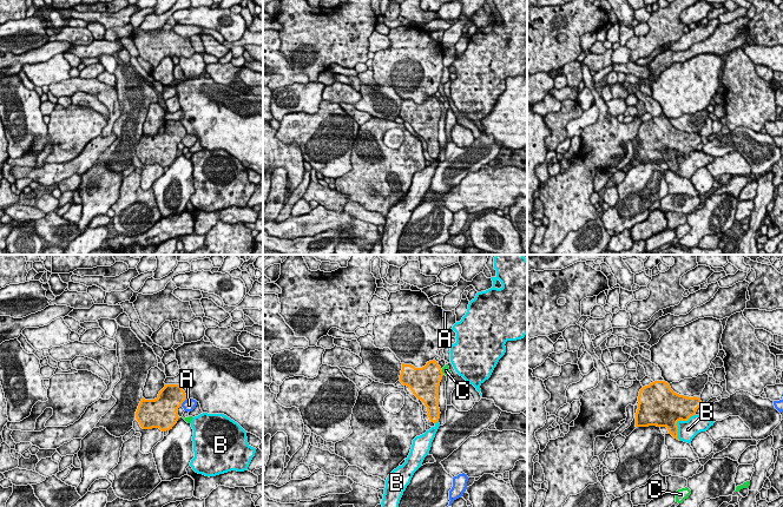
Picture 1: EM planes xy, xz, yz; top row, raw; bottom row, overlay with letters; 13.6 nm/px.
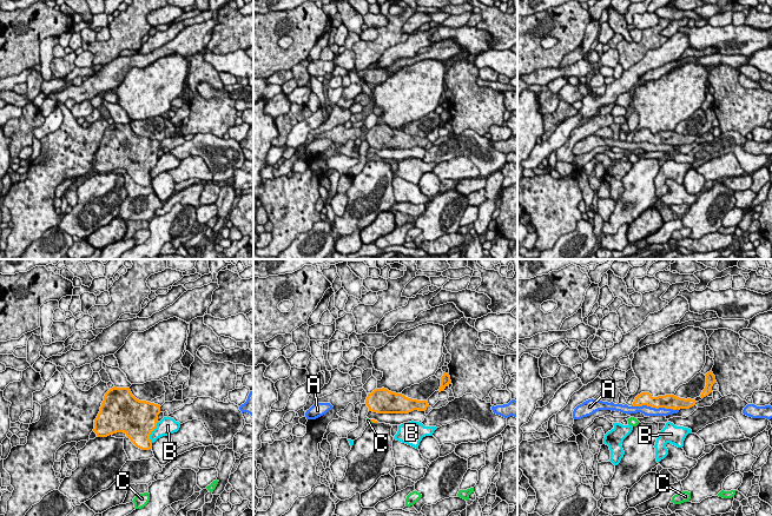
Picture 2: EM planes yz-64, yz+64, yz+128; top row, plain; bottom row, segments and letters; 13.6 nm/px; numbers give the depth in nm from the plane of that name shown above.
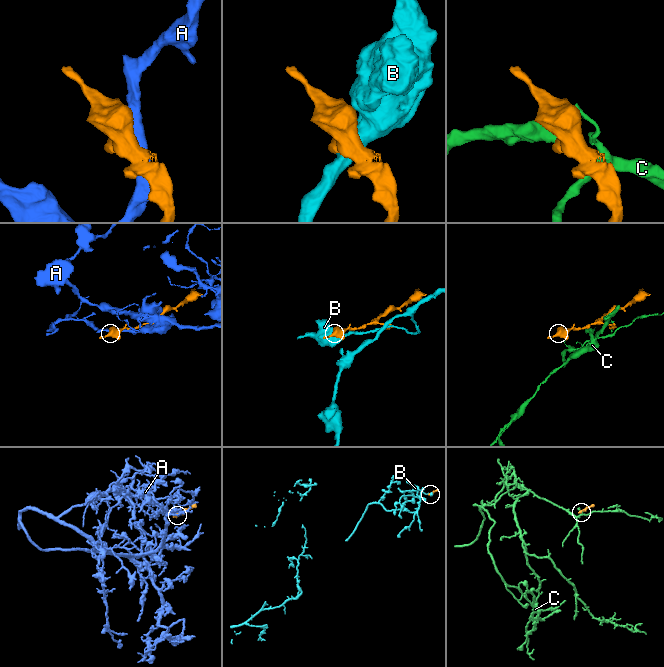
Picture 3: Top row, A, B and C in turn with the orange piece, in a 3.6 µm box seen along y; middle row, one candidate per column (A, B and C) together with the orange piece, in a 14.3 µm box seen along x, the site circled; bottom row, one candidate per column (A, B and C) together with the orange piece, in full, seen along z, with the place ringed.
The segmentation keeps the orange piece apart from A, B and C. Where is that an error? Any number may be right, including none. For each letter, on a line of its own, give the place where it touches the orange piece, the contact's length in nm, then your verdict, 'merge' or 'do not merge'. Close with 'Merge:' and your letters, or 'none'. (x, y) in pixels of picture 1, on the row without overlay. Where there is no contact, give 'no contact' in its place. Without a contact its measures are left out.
A: xy (183, 137) | 150 nm | do not merge
B: yz (676, 159) | 420 nm | do not merge
C: xz (441, 107) | 70 nm | do not merge
Merge: none

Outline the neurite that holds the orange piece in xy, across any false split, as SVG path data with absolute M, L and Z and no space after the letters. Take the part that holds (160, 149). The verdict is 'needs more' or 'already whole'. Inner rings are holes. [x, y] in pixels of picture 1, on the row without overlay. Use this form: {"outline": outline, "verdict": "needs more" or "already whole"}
{"outline": "M165 120L157 134L142 134L136 154L143 165L170 166L177 159L179 154L177 146L186 134L186 130L179 120Z", "verdict": "already whole"}

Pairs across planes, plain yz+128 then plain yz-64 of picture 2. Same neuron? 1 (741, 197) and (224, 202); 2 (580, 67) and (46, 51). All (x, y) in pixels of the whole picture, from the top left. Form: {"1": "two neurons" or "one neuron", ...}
{"1": "two neurons", "2": "two neurons"}

